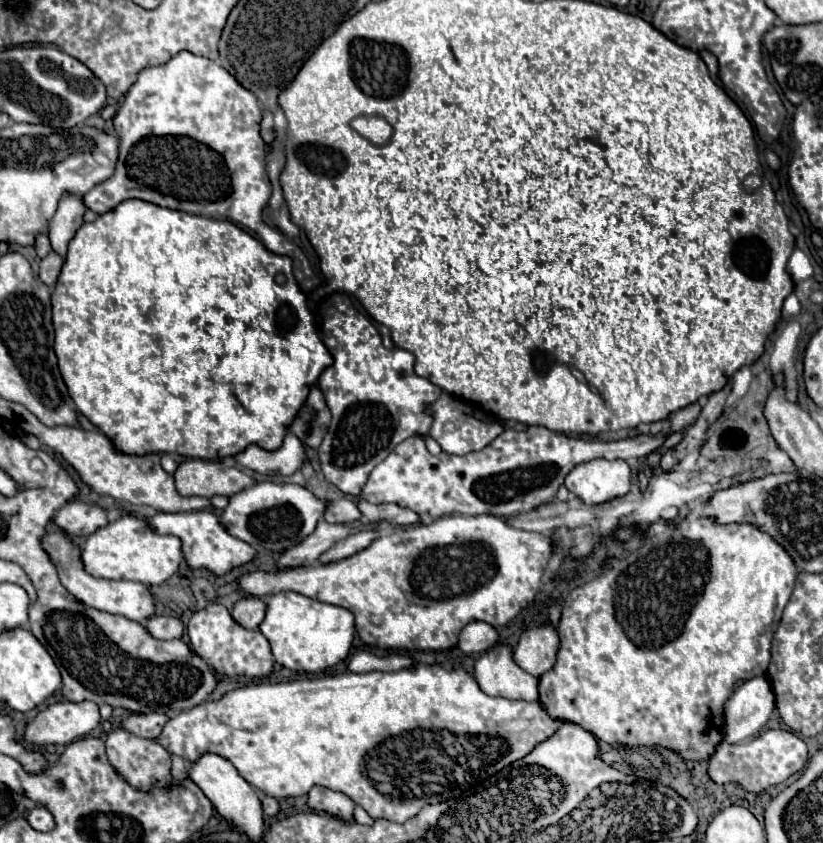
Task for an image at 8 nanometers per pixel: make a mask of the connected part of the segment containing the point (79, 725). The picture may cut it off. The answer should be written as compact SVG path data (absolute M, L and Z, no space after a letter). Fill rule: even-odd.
M63 701L63 703L55 703L55 705L49 705L47 709L39 711L37 717L31 723L27 723L23 741L33 747L45 747L49 743L69 745L77 737L85 737L87 733L91 733L97 725L99 725L99 707L93 701L83 701L83 703Z

